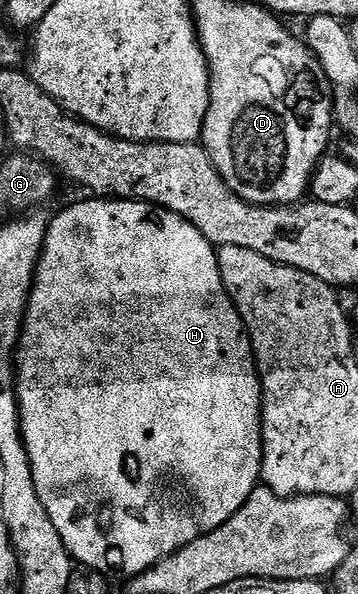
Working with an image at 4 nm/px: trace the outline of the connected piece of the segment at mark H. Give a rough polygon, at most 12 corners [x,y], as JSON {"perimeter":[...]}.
{"perimeter":[[50,224],[19,353],[35,488],[138,577],[261,481],[217,249]]}

